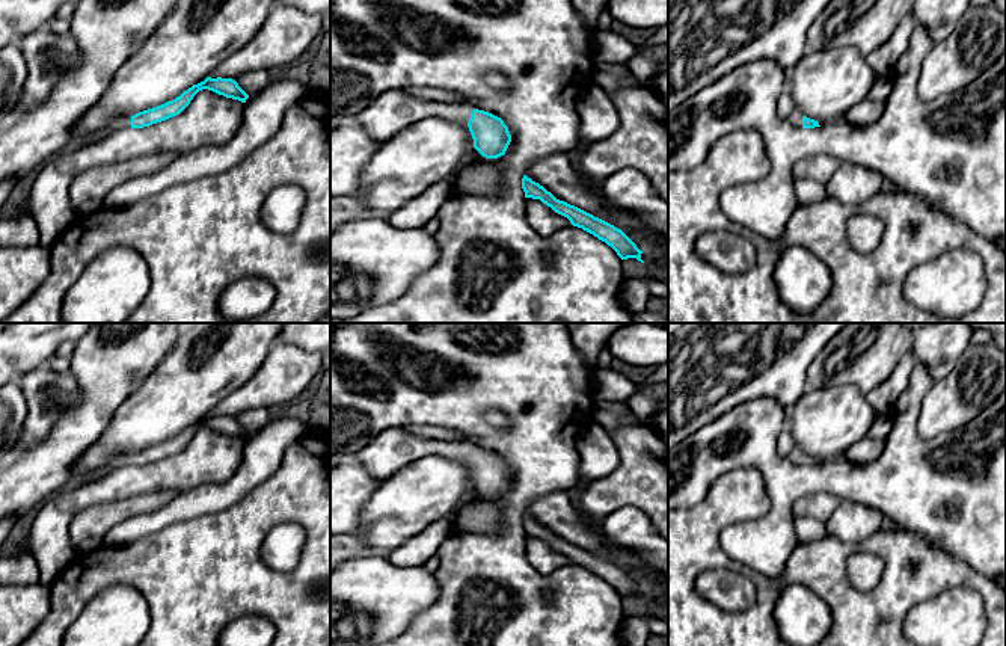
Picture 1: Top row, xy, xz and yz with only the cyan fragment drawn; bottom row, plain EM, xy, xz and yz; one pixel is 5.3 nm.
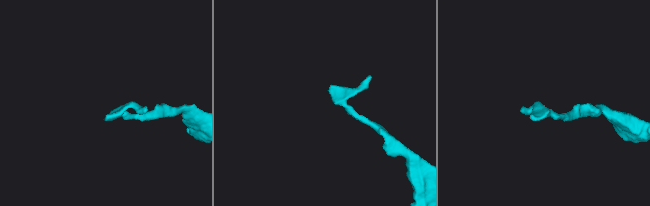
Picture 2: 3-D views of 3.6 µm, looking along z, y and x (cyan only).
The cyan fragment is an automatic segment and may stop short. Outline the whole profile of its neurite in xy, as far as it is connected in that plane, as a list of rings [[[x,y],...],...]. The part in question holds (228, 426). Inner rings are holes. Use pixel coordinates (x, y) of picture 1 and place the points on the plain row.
[[[207,415],[204,420],[193,423],[187,429],[184,429],[179,435],[172,439],[167,439],[161,444],[139,450],[131,456],[115,456],[109,463],[107,469],[119,468],[119,466],[143,466],[152,462],[166,459],[172,454],[179,453],[193,438],[193,435],[202,429],[208,427],[226,436],[238,438],[246,441],[249,433],[238,424],[238,421],[232,417],[211,417]]]

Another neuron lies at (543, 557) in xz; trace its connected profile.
[[[525,536],[525,552],[528,561],[544,577],[551,575],[560,566],[572,563],[567,555],[555,551],[540,537]]]

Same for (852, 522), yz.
[[[840,501],[837,510],[825,522],[827,534],[843,542],[860,543],[881,528],[882,518],[879,512],[867,506]]]

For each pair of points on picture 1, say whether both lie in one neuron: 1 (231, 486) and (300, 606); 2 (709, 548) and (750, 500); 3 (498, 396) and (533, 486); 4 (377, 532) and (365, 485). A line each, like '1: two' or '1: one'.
1: two
2: one
3: one
4: two

